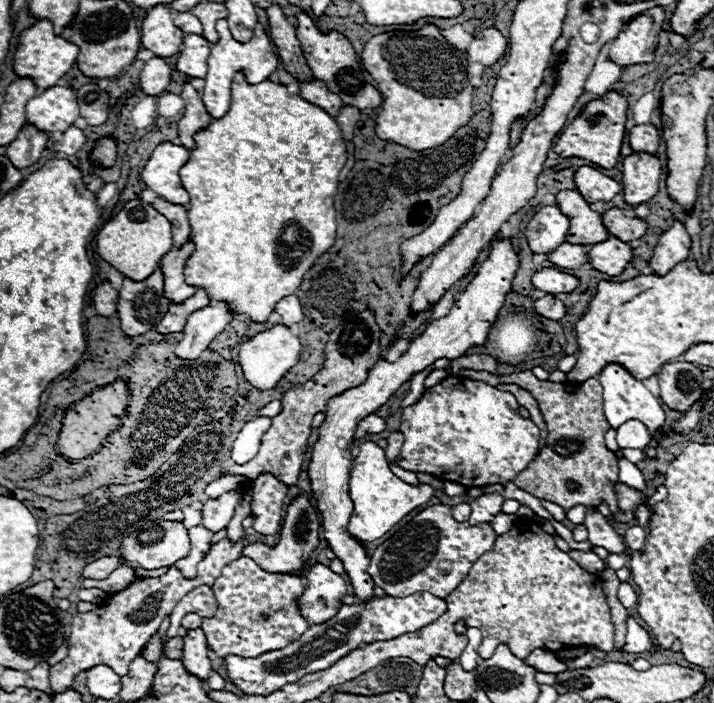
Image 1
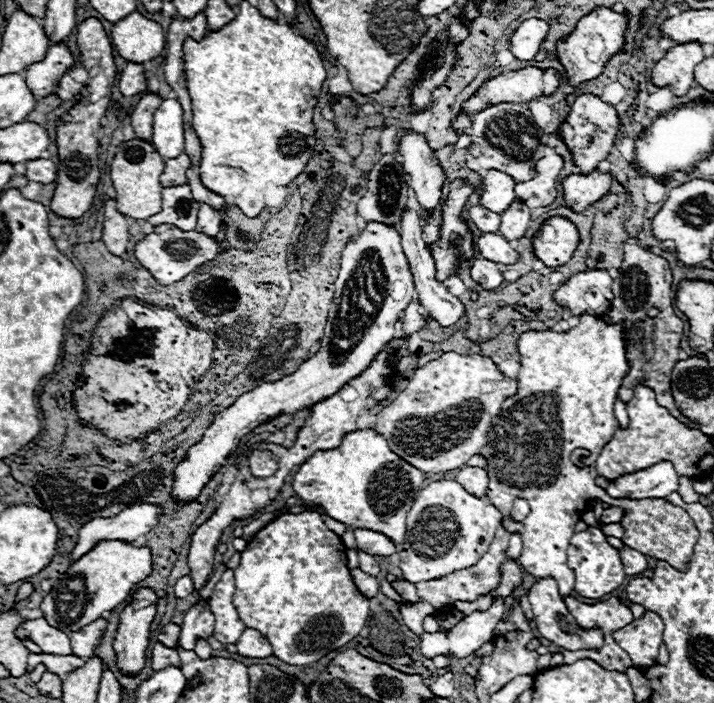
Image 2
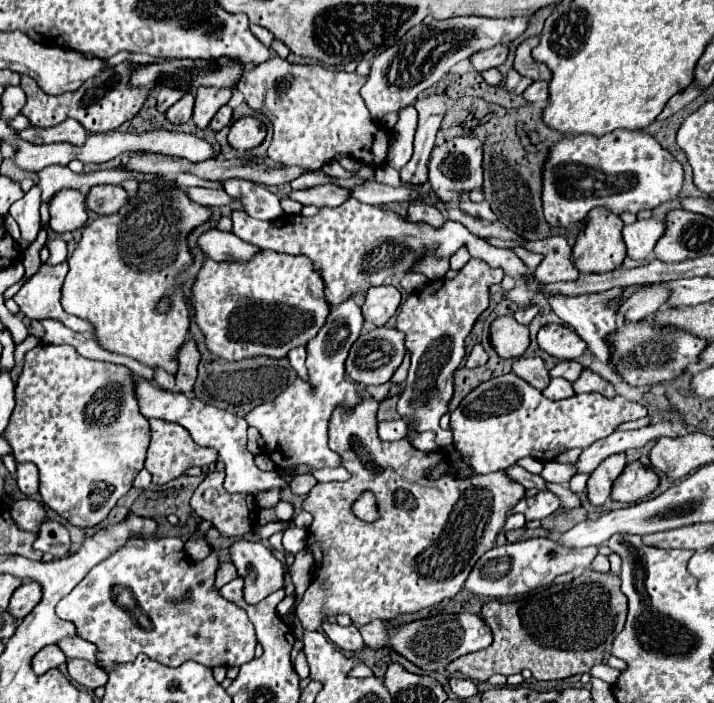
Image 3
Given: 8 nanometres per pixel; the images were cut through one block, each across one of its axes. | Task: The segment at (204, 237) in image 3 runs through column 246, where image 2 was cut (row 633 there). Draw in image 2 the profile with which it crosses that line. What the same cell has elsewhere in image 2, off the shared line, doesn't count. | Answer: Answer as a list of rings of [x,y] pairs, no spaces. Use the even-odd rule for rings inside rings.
[[[246,628],[246,632],[240,636],[236,648],[238,648],[238,654],[246,656],[246,658],[268,658],[268,656],[272,656],[272,646],[268,644],[268,640],[260,632],[254,632],[250,628]]]

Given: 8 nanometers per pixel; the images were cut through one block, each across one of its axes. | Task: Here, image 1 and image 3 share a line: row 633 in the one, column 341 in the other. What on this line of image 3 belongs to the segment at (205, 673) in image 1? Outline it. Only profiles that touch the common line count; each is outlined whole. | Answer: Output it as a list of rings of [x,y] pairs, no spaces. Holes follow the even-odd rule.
[[[324,184],[324,186],[314,186],[314,188],[306,188],[300,192],[290,192],[288,198],[300,202],[300,204],[314,204],[318,208],[324,206],[340,206],[346,198],[350,198],[350,190],[346,188],[338,188],[334,184]]]

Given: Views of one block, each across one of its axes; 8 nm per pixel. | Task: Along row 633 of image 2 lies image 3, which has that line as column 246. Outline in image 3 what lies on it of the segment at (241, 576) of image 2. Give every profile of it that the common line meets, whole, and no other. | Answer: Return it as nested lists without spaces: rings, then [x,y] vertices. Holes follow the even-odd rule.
[[[260,250],[246,262],[204,260],[190,292],[192,294],[186,300],[194,310],[194,322],[204,334],[208,352],[226,362],[258,356],[284,358],[292,348],[306,346],[318,334],[318,330],[322,330],[332,310],[324,296],[322,274],[318,274],[316,266],[310,264],[310,258],[304,254],[278,254],[274,250]]]

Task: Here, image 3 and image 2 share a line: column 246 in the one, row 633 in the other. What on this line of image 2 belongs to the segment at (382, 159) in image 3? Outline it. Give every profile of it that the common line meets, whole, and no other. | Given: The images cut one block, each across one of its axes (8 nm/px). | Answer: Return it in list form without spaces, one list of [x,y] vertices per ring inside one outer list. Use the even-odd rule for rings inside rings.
[[[98,618],[98,620],[94,620],[94,624],[88,624],[86,628],[70,632],[72,654],[80,656],[80,658],[94,656],[94,650],[98,648],[98,642],[102,640],[106,624],[108,624],[106,618]]]

